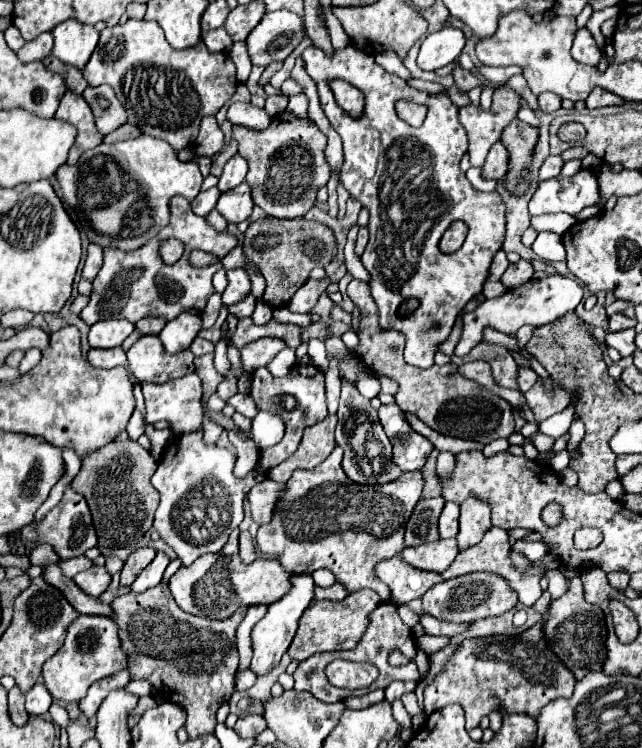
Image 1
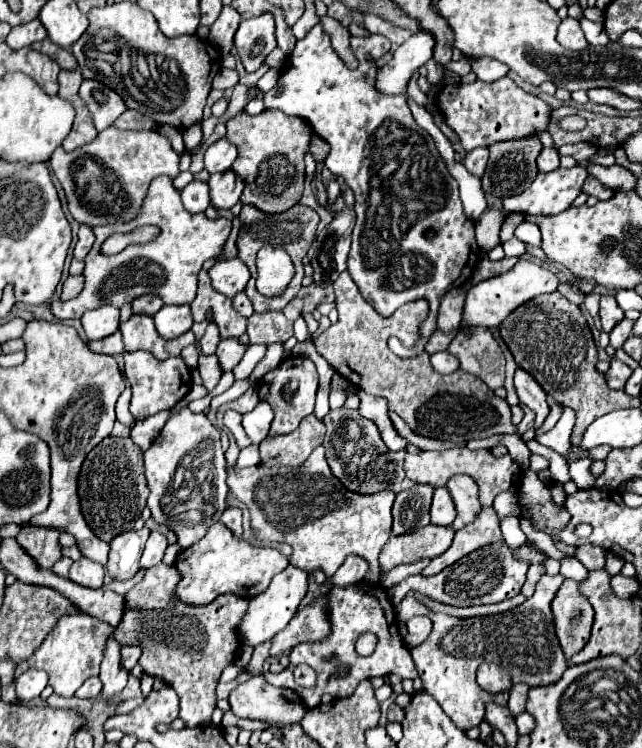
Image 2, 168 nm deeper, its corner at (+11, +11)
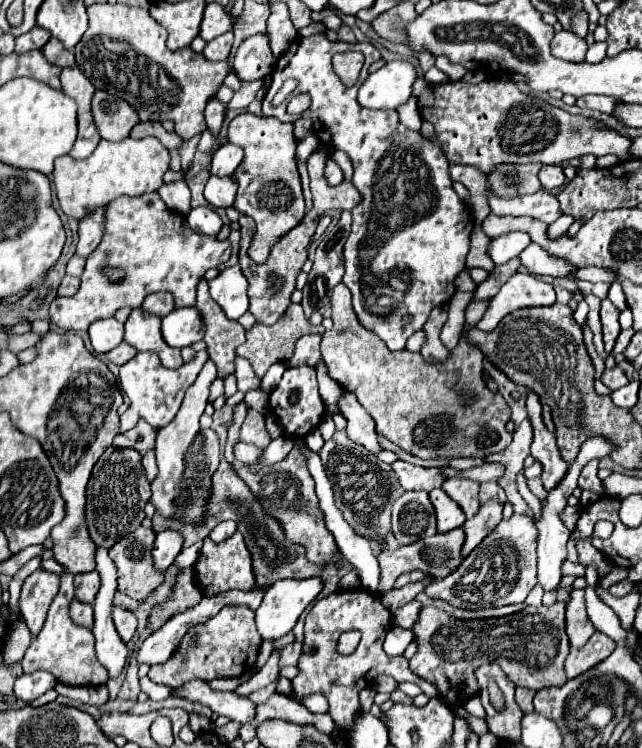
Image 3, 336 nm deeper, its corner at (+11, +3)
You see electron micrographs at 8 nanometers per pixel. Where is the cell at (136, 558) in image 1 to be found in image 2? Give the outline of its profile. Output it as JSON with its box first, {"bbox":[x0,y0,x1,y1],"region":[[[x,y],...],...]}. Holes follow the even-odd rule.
{"bbox":[105,527,149,581],"region":[[[143,527],[141,531],[125,531],[111,541],[109,563],[105,565],[111,579],[125,581],[135,577],[135,573],[141,569],[139,559],[147,537],[149,537],[149,529]]]}

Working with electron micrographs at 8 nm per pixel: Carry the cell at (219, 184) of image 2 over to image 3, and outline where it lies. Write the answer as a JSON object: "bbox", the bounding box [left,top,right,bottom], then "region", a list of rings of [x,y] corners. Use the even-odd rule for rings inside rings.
{"bbox":[205,177,237,207],"region":[[[209,177],[205,185],[205,199],[211,207],[231,207],[237,195],[237,181],[235,177]]]}

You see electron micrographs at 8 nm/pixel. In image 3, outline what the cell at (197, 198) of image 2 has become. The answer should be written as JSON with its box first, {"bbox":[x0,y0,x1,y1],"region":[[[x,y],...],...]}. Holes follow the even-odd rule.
{"bbox":[187,205,223,235],"region":[[[201,205],[201,207],[191,209],[189,215],[187,215],[187,221],[189,221],[193,231],[197,231],[197,233],[213,233],[213,235],[217,235],[221,225],[223,225],[217,211],[213,207],[209,207],[209,205]]]}

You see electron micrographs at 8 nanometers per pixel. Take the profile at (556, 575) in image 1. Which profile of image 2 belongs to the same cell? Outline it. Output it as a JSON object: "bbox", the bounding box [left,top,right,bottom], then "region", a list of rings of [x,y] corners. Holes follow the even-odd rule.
{"bbox":[395,575,569,731],"region":[[[545,575],[543,581],[537,583],[537,591],[533,593],[533,597],[527,599],[523,605],[487,617],[459,619],[445,613],[433,613],[415,597],[405,597],[395,607],[397,619],[411,619],[415,615],[425,615],[433,621],[433,629],[427,641],[411,649],[411,657],[423,681],[423,691],[437,699],[437,703],[461,731],[479,727],[485,715],[487,701],[495,701],[497,705],[507,705],[509,699],[509,691],[499,695],[489,695],[477,685],[475,671],[483,661],[495,661],[503,665],[511,673],[513,683],[527,683],[531,687],[537,687],[537,685],[551,685],[561,679],[569,663],[565,661],[565,655],[557,641],[553,629],[553,613],[551,613],[551,601],[561,583],[563,583],[561,575],[555,577]]]}

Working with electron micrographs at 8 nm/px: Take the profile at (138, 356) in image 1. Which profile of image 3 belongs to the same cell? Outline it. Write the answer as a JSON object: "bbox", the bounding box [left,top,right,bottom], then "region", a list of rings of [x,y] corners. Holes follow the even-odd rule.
{"bbox":[125,309,183,369],"region":[[[133,309],[133,313],[129,315],[125,323],[125,343],[135,347],[137,351],[157,353],[161,363],[169,369],[183,365],[181,349],[169,347],[161,337],[161,319],[143,309]]]}

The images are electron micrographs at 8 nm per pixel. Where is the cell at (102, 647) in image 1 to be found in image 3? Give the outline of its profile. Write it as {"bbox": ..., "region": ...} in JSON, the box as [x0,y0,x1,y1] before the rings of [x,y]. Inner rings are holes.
{"bbox":[21,573,107,687],"region":[[[63,573],[61,575],[61,589],[57,597],[51,603],[47,621],[39,635],[33,637],[21,665],[25,673],[33,671],[49,671],[59,683],[71,685],[71,687],[83,687],[83,685],[105,685],[107,673],[105,667],[95,657],[95,645],[93,645],[93,633],[87,627],[79,627],[71,621],[67,611],[67,597],[73,597],[73,575]]]}

